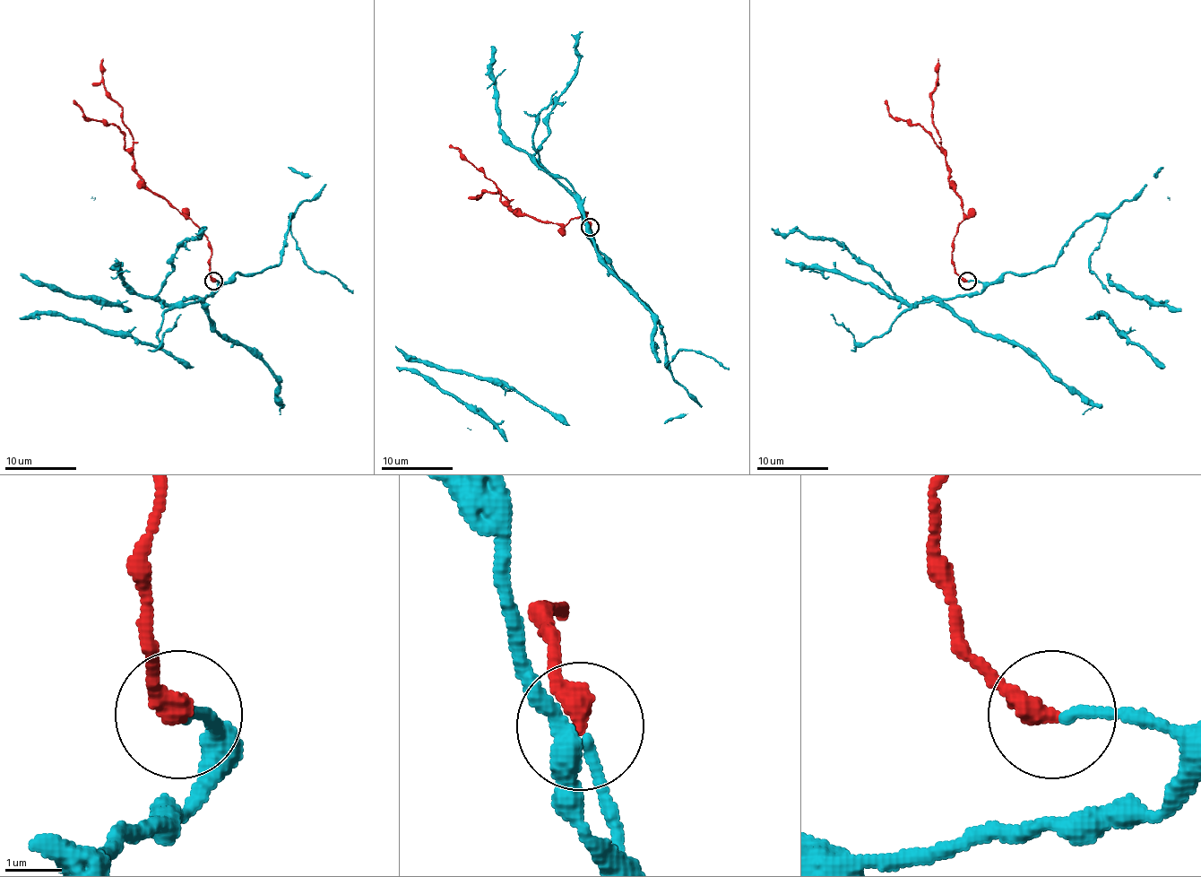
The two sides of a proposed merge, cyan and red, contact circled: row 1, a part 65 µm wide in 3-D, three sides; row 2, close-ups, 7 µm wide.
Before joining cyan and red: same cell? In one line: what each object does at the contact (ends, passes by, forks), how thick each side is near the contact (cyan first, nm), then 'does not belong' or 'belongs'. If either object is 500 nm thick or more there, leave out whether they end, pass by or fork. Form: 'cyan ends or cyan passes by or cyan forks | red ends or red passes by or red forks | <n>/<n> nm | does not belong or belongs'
cyan ends | red ends | 180/400 nm | belongs

